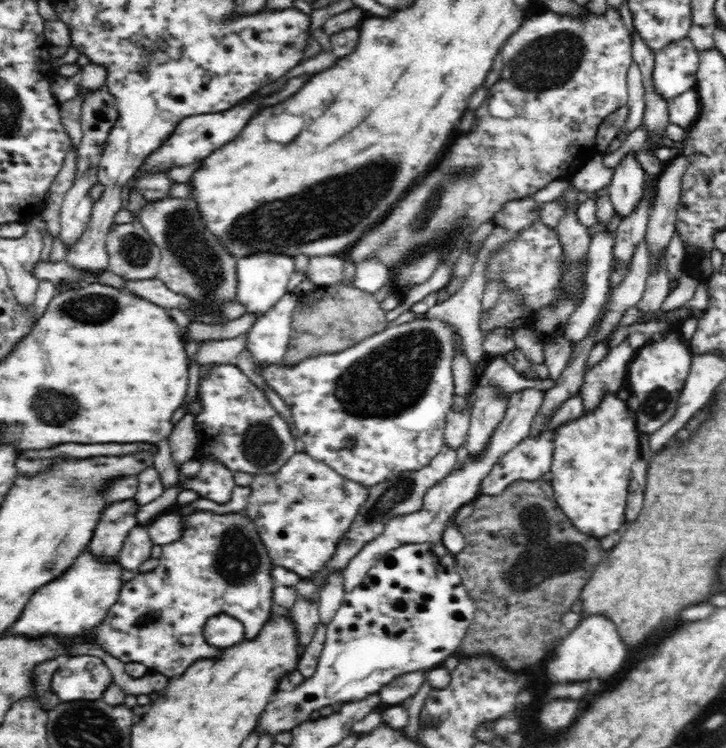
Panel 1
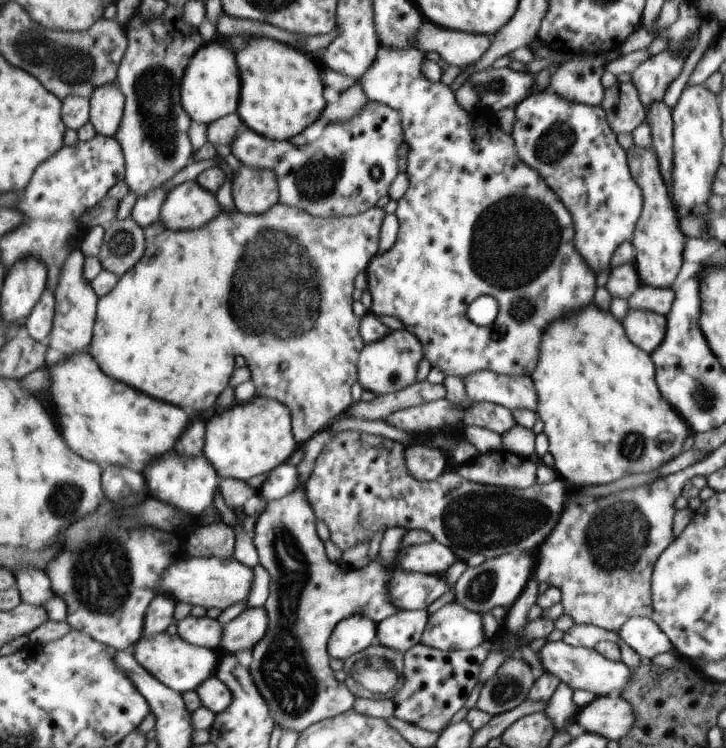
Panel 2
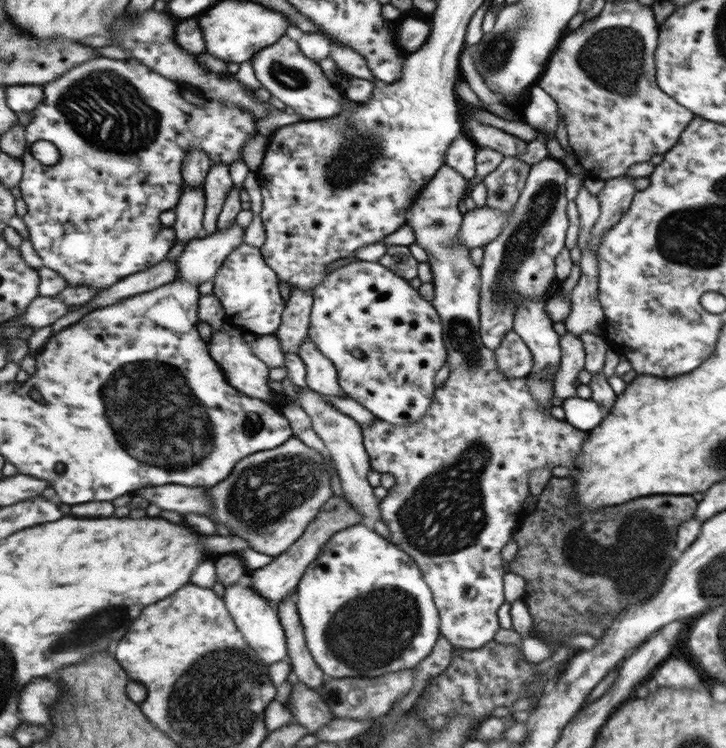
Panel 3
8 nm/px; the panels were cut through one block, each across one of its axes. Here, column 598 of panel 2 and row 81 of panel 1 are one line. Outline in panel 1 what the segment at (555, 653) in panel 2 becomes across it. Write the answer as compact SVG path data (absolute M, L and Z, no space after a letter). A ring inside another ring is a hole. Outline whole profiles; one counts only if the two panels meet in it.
M684 38L661 49L655 56L655 89L666 100L694 88L699 68L699 51Z

